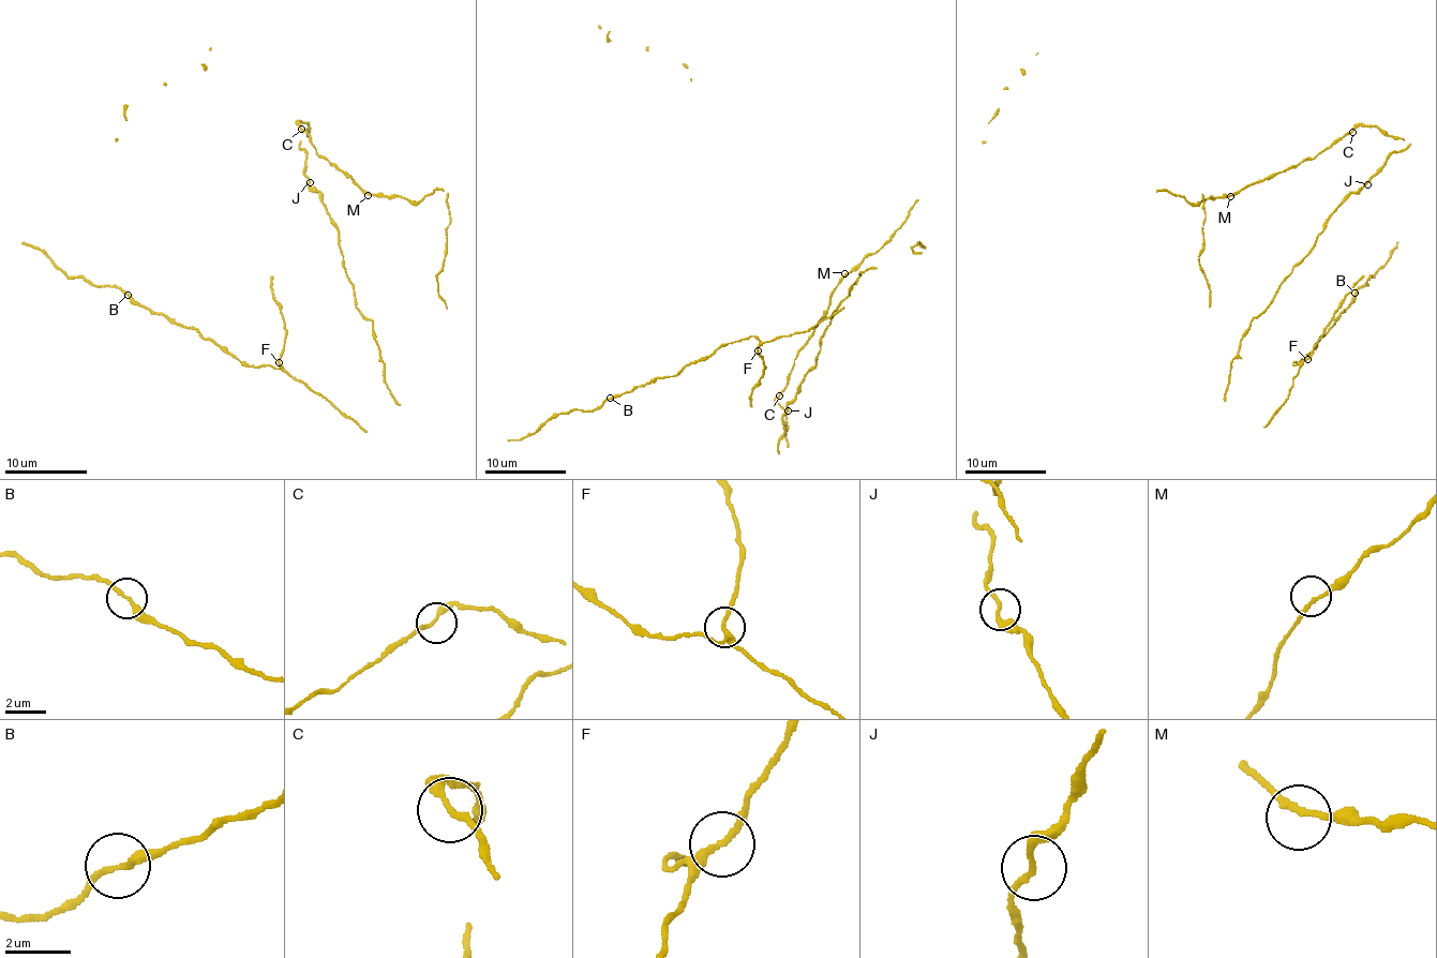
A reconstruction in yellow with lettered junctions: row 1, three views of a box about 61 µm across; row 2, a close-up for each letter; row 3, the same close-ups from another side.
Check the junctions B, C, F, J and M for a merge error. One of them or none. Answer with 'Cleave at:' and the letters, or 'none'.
Cleave at: none

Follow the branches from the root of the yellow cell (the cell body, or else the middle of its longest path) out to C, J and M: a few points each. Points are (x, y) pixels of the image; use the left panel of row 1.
C: (339, 240), (337, 226), (322, 195), (310, 184), (310, 178), (303, 173), (308, 122), (299, 122), (301, 129)
J: (339, 240), (337, 226), (322, 195), (310, 182)
M: (339, 240), (322, 195), (303, 173), (308, 122), (299, 122), (315, 151), (368, 195)

